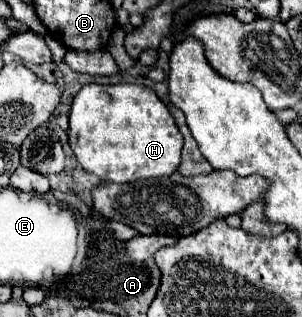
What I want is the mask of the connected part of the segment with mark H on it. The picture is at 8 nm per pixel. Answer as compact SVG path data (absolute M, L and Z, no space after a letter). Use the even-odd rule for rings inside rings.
M120 83L120 85L84 85L72 105L68 115L68 143L78 159L78 163L88 171L98 175L102 181L132 183L136 179L152 179L172 175L180 163L182 135L170 115L168 107L158 99L158 95L146 85Z

